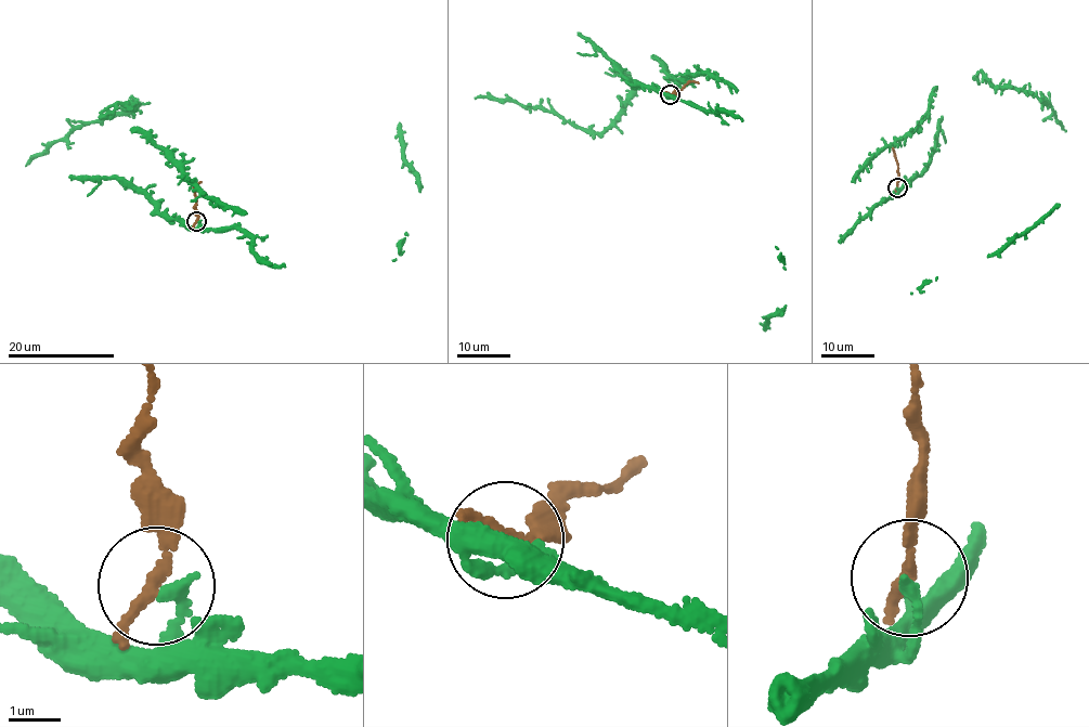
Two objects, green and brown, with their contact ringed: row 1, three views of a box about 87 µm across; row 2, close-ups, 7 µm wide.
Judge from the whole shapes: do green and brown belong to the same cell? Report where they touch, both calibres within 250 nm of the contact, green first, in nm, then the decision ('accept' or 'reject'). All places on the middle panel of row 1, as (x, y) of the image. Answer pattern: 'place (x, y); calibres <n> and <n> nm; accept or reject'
place (670, 94); calibres 240 and 180 nm; reject

